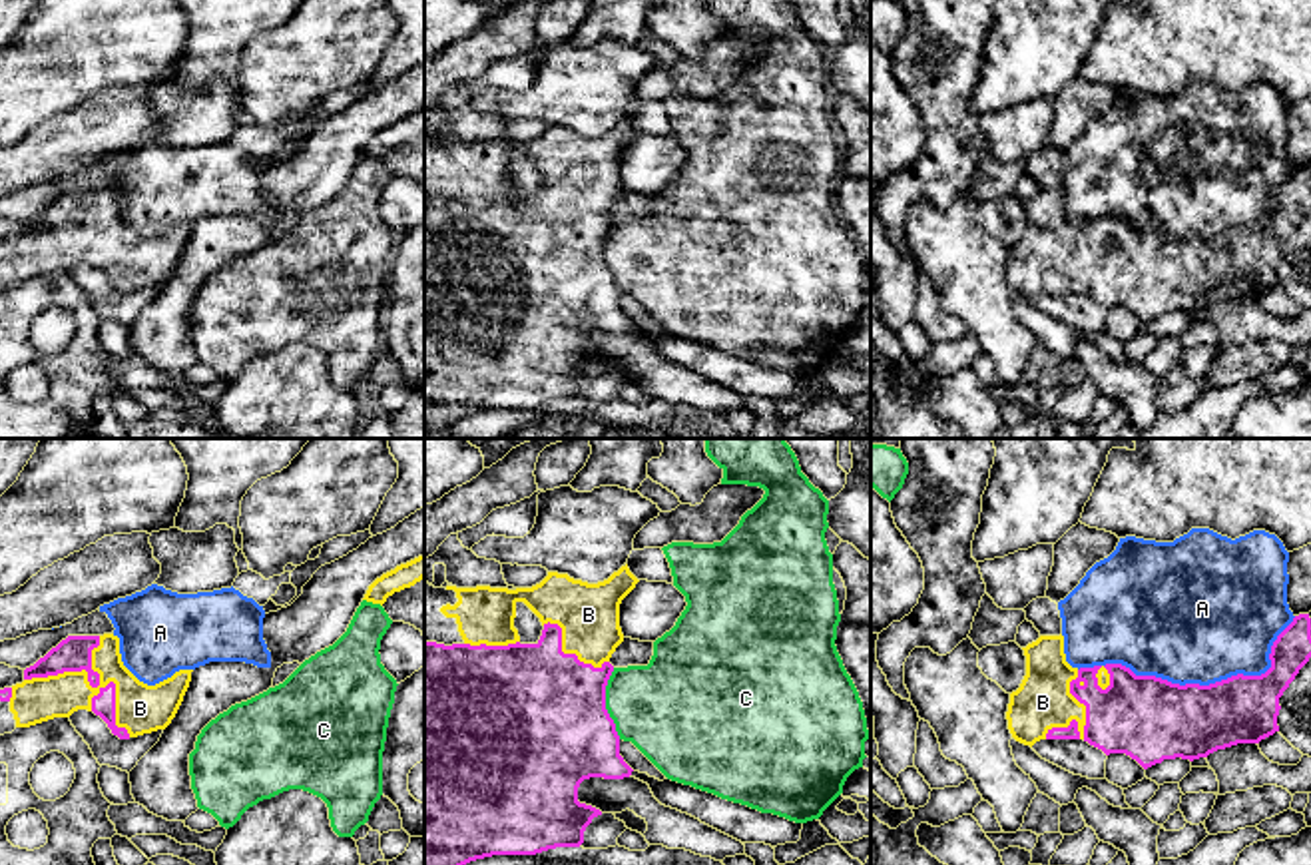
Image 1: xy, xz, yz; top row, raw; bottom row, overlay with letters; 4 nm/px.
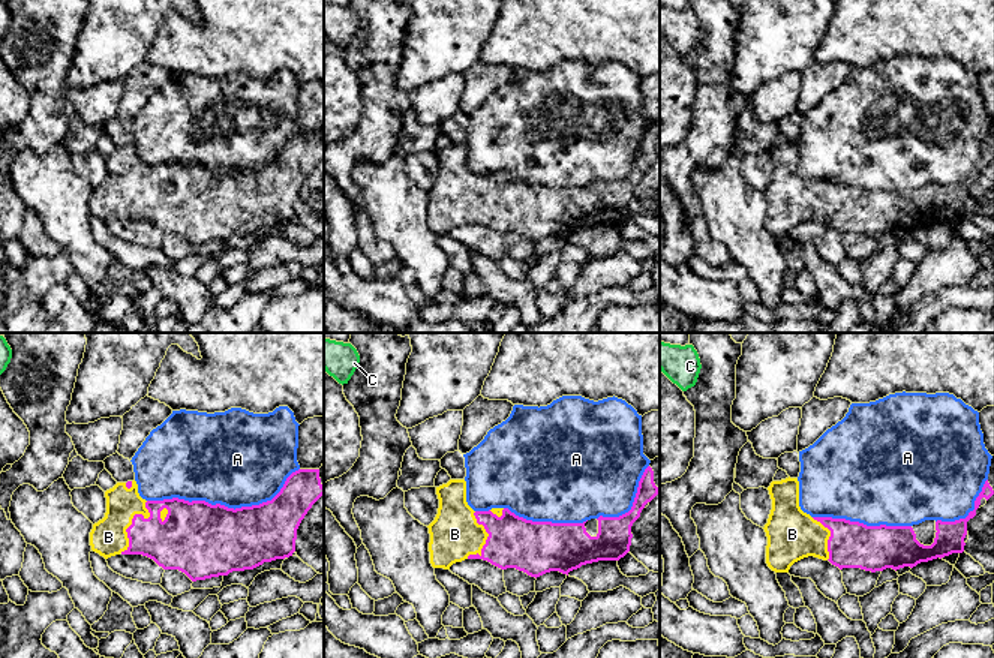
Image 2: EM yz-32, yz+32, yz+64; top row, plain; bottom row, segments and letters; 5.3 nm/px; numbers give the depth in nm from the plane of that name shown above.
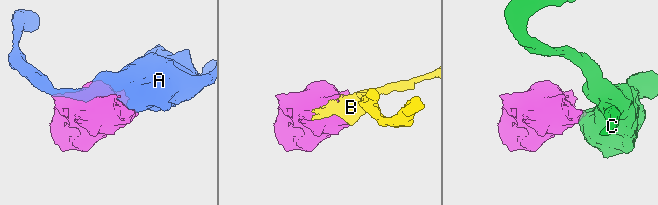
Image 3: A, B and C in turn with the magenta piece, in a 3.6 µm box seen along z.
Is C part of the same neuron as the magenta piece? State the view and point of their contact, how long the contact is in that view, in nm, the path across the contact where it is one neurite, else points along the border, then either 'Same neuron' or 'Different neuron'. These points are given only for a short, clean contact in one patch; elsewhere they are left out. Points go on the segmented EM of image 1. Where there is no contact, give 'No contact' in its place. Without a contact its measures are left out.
Touches magenta at xz (604, 704). Shared border 280 nm. Boundary: xz (612, 668), (606, 680), (606, 712), (620, 738). Different neuron

